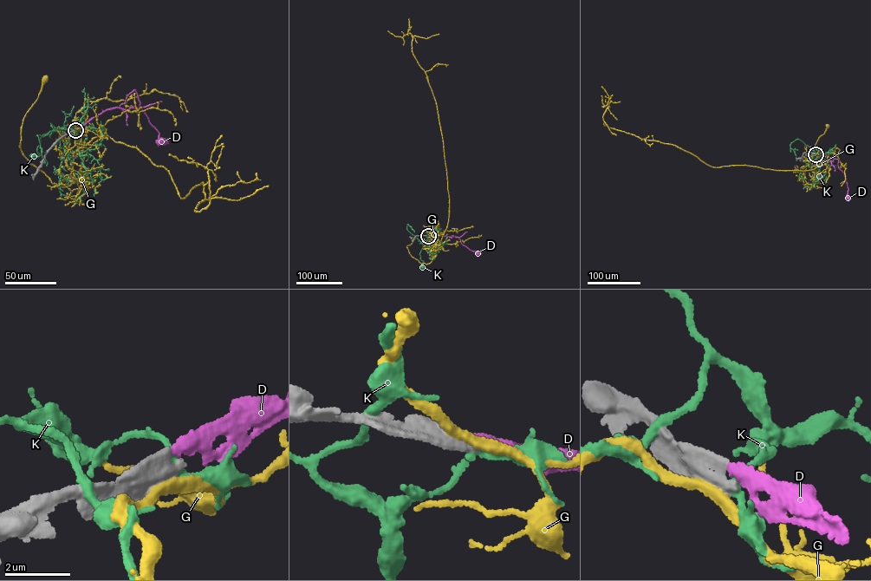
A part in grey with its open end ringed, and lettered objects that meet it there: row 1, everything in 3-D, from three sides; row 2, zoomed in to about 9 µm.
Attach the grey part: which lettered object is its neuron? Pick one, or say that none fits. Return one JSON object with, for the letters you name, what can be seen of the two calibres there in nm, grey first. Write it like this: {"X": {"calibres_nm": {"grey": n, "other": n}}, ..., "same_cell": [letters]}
{"D": {"calibres_nm": {"grey": 400, "other": 260}}, "same_cell": ["D"]}

